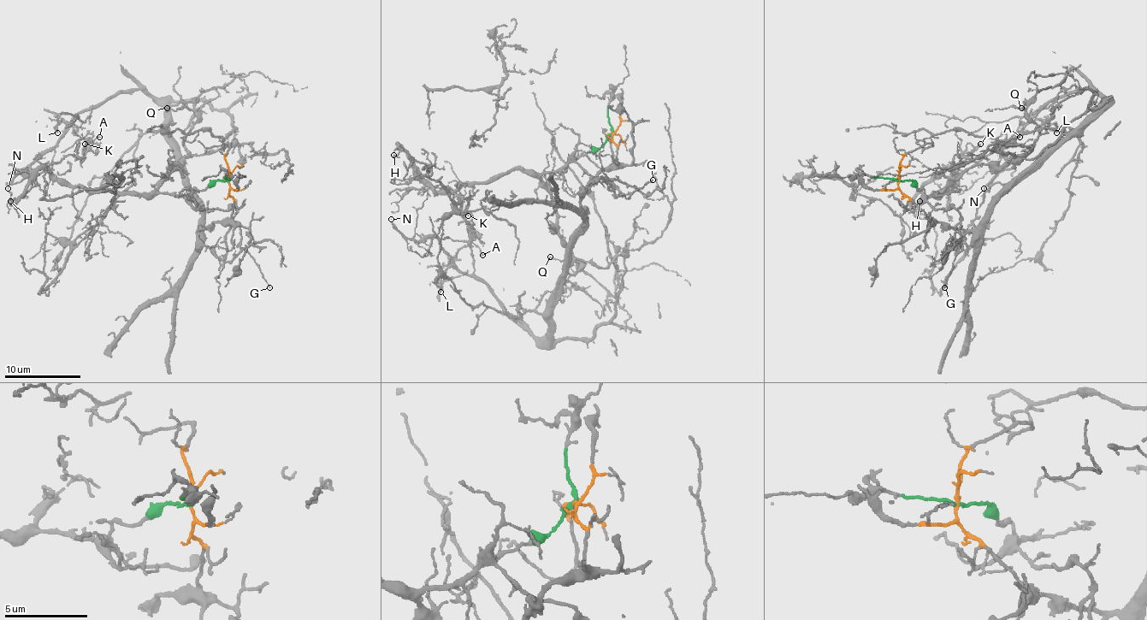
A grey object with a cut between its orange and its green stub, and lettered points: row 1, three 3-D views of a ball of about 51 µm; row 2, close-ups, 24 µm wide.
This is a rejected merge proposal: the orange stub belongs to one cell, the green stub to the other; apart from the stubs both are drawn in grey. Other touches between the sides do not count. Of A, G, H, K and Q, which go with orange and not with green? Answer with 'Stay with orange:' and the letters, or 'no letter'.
Stay with orange: no letter

